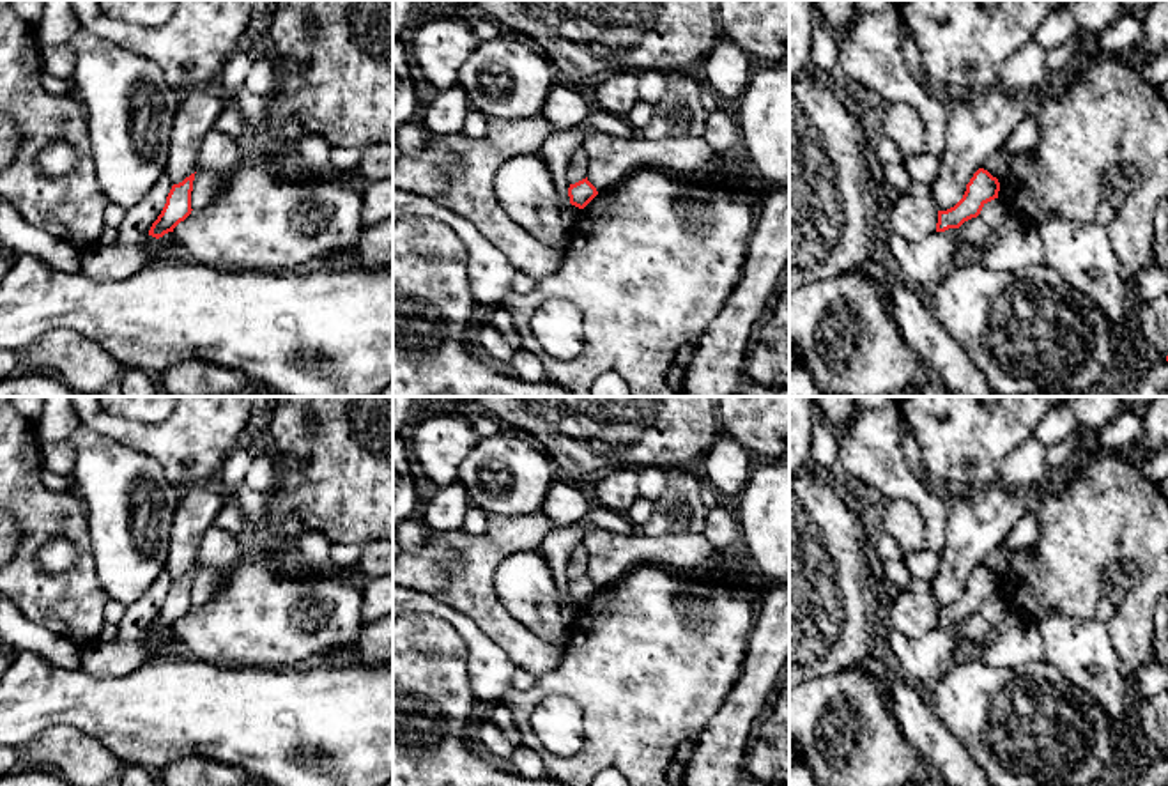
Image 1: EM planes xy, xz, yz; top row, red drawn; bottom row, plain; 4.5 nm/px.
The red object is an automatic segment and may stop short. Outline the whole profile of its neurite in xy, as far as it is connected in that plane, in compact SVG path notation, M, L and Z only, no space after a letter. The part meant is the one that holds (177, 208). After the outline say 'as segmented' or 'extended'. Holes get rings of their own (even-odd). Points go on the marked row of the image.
M195 173L172 186L166 204L158 220L152 223L149 235L159 239L165 234L173 232L173 228L191 214L193 181Z; as segmented

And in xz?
M588 177L568 188L570 204L579 209L584 209L596 195L598 191Z; as segmented

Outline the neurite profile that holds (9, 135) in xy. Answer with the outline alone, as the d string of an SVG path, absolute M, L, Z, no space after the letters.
M0 115L0 173L16 159L21 135L12 115Z

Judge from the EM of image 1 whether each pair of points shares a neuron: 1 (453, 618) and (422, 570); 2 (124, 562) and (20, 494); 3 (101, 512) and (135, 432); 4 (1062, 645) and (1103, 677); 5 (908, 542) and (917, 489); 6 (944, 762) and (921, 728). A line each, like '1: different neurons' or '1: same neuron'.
1: different neurons
2: different neurons
3: different neurons
4: same neuron
5: different neurons
6: same neuron

